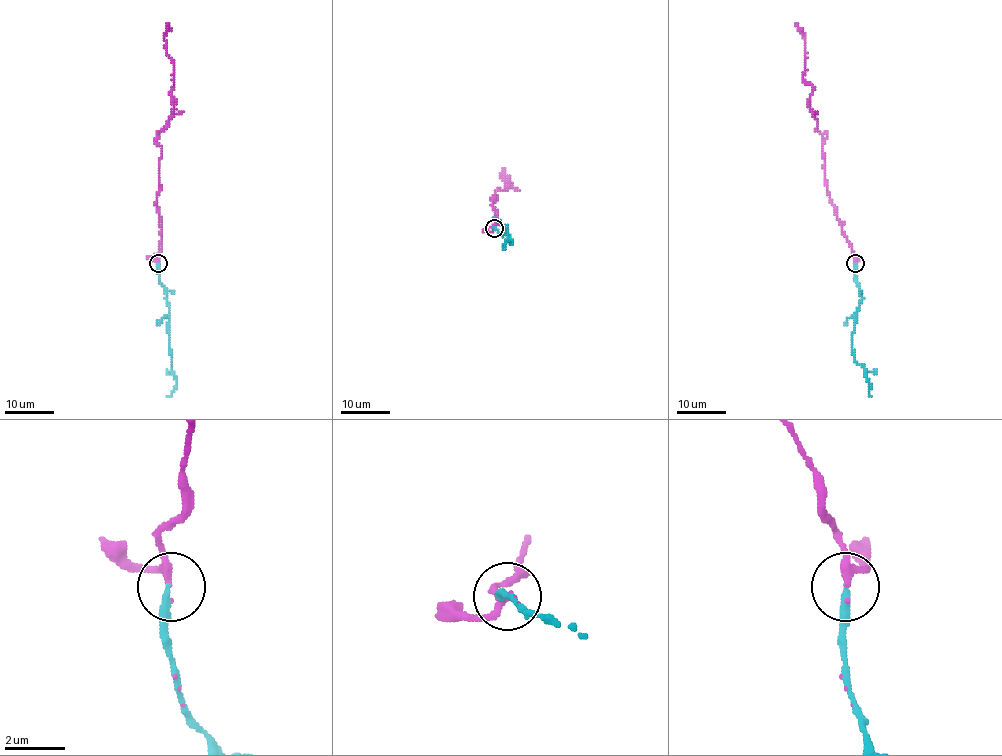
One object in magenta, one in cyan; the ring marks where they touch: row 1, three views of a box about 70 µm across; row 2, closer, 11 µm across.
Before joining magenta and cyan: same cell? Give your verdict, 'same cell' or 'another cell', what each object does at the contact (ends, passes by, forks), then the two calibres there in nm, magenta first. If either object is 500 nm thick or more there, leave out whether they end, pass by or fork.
same cell; magenta passes by; cyan ends there; 200 nm thick on the magenta side, 220 nm on the other

